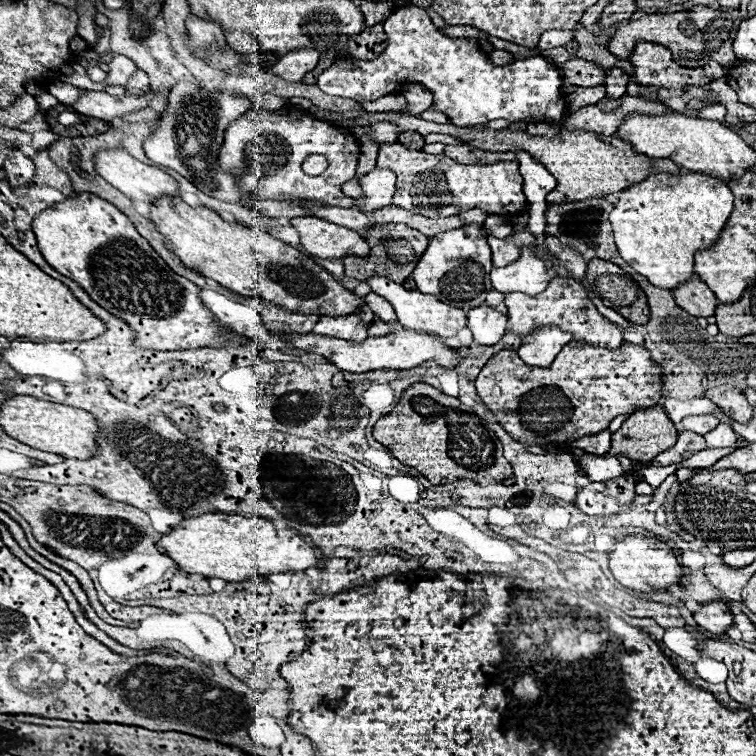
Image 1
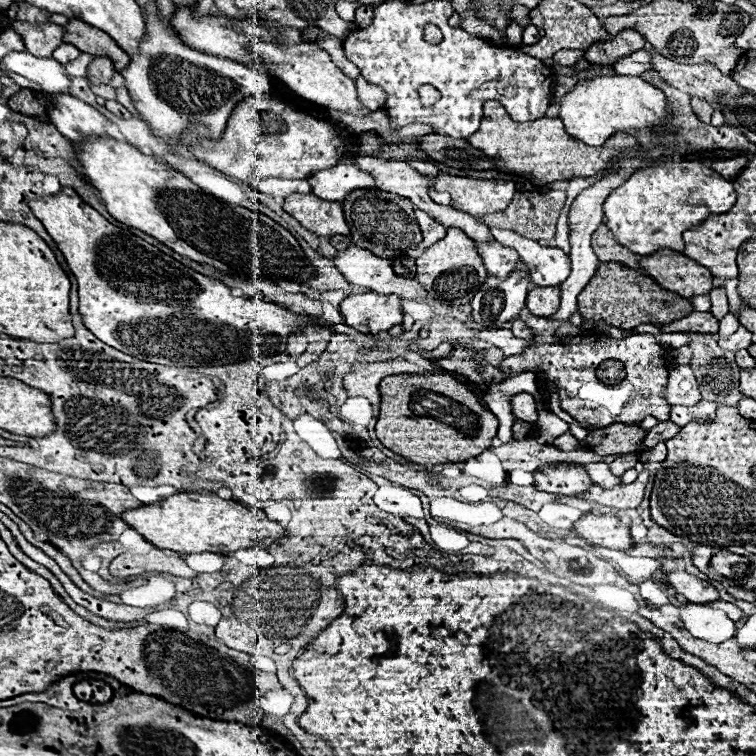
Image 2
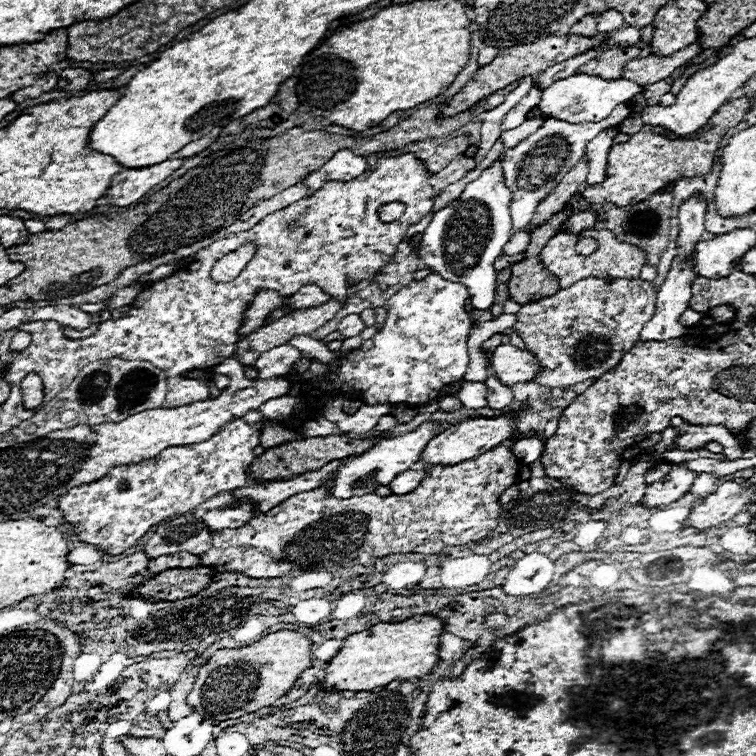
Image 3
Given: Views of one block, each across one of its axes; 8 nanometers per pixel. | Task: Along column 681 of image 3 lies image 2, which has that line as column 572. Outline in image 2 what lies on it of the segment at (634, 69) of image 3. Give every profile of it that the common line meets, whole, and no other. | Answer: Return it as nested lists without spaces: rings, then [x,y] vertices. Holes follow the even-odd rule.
[[[560,50],[554,54],[554,62],[560,66],[574,66],[582,58],[584,58],[584,52],[580,50]]]

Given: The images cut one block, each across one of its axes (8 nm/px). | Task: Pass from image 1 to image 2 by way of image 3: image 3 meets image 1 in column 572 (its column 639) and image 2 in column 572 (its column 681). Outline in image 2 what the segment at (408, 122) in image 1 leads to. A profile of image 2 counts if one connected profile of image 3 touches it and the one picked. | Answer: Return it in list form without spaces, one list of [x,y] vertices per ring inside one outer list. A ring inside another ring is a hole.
[[[488,100],[484,104],[484,118],[480,128],[468,138],[474,148],[484,150],[496,162],[500,160],[502,168],[508,172],[528,174],[538,186],[556,182],[556,180],[572,180],[572,178],[586,178],[598,172],[604,172],[612,158],[622,156],[626,150],[640,150],[640,144],[634,136],[618,132],[618,136],[606,140],[604,146],[590,148],[580,140],[574,140],[564,130],[562,120],[558,118],[538,118],[532,122],[514,122],[508,112],[496,100]]]

